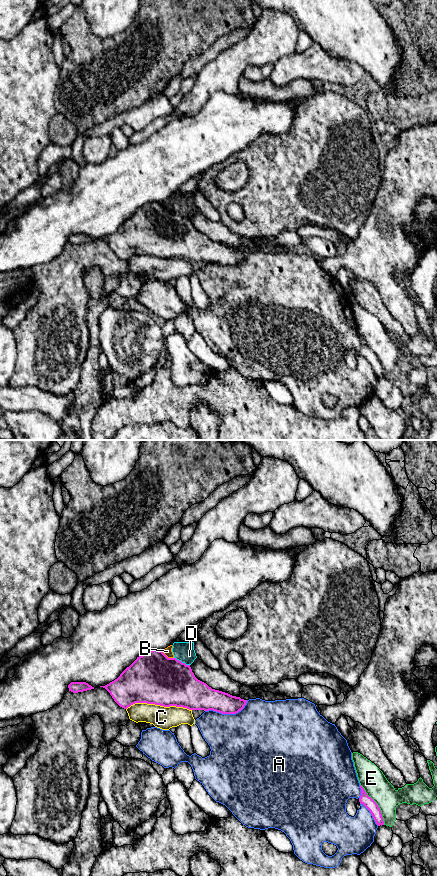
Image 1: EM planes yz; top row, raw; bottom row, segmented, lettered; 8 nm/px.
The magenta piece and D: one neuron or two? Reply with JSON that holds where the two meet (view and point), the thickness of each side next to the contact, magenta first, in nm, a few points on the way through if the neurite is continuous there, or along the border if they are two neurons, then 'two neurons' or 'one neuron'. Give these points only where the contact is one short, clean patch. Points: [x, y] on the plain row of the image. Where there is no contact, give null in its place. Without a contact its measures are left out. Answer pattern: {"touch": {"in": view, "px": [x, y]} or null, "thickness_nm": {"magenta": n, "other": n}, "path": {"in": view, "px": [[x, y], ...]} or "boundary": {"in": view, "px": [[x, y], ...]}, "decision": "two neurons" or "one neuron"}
{"touch": {"in": "yz", "px": [181, 214]}, "thickness_nm": {"magenta": 400, "other": 160}, "boundary": {"in": "yz", "px": [[174, 209], [189, 217]]}, "decision": "two neurons"}

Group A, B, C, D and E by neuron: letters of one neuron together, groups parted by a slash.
A / B D / C / E

